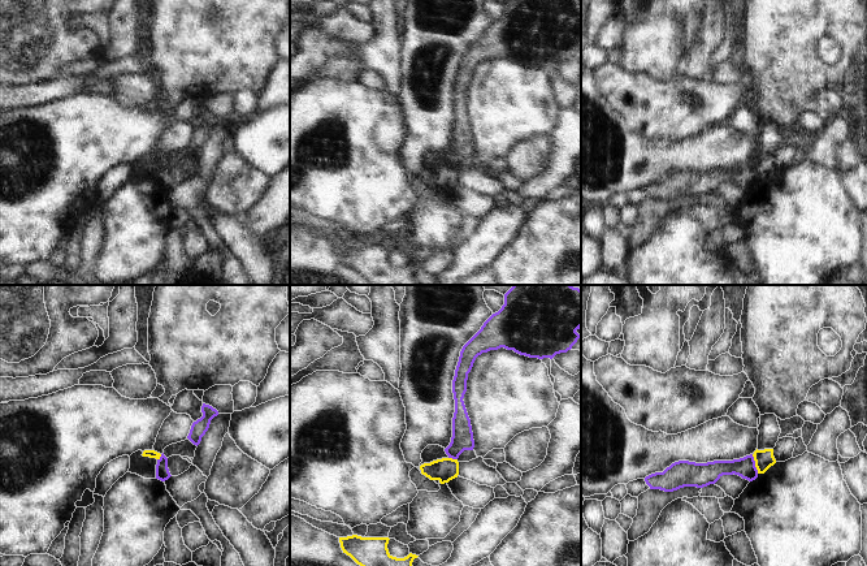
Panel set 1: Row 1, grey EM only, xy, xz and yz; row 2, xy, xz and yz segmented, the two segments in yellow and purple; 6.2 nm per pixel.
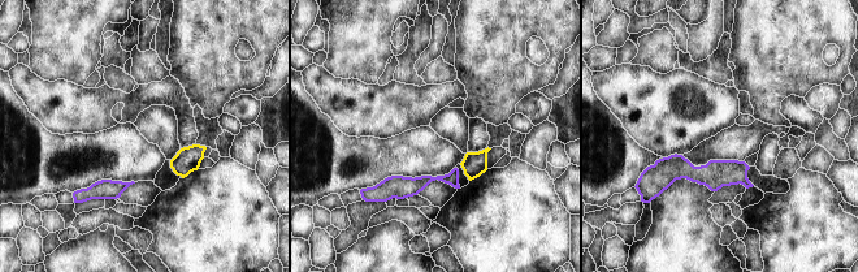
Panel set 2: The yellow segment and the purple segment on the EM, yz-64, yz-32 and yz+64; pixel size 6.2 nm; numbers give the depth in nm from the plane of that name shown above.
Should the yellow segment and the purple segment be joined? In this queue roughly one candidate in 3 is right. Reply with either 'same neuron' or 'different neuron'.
different neuron

